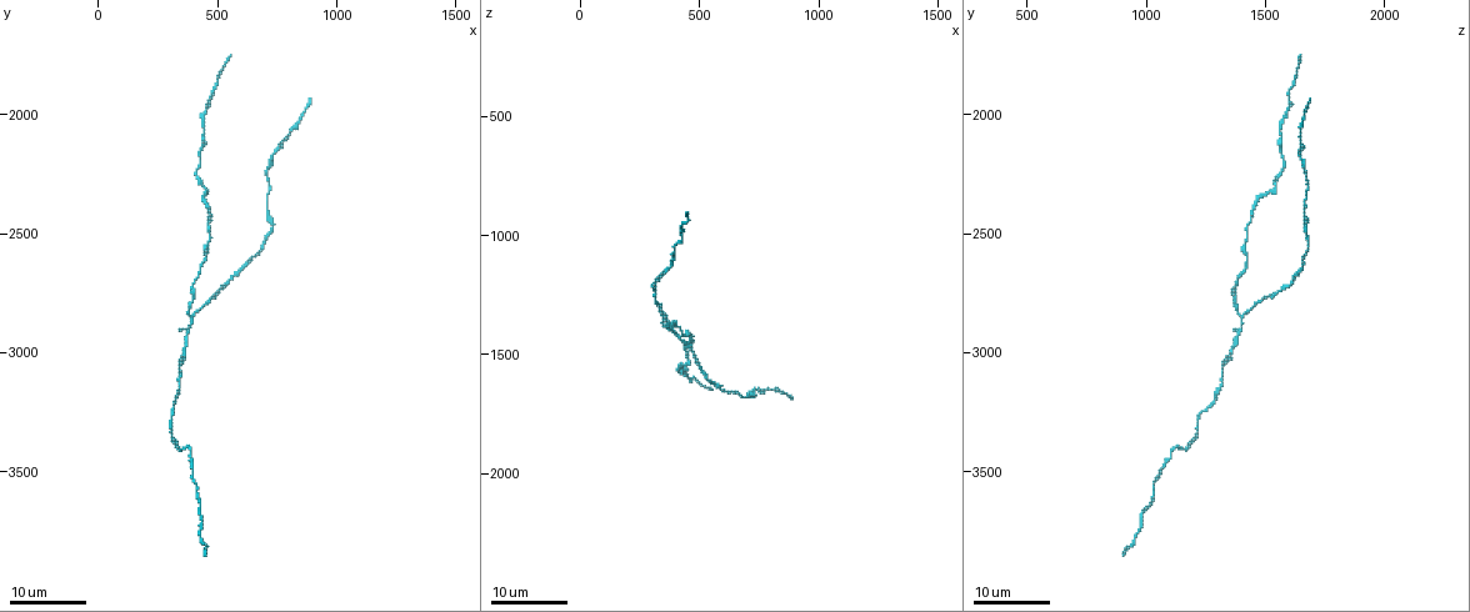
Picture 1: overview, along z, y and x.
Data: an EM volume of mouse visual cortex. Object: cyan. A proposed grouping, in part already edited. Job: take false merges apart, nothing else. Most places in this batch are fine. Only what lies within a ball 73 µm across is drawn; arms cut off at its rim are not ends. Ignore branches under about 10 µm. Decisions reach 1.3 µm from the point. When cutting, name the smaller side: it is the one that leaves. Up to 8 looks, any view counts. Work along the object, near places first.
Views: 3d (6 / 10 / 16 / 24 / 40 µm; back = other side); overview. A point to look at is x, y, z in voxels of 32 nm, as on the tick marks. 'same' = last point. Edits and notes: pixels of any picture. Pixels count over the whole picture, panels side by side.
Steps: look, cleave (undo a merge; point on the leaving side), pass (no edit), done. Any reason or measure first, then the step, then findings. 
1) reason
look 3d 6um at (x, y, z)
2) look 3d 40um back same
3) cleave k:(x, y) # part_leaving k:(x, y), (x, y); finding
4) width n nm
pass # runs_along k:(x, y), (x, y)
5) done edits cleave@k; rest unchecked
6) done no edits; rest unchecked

look 3d 24um at (430, 2180, 1560)

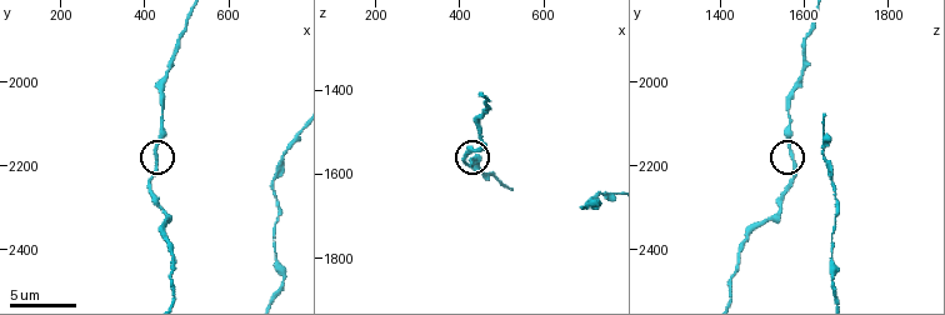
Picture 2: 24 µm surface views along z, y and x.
look 3d 10um at (435, 2165, 1570)

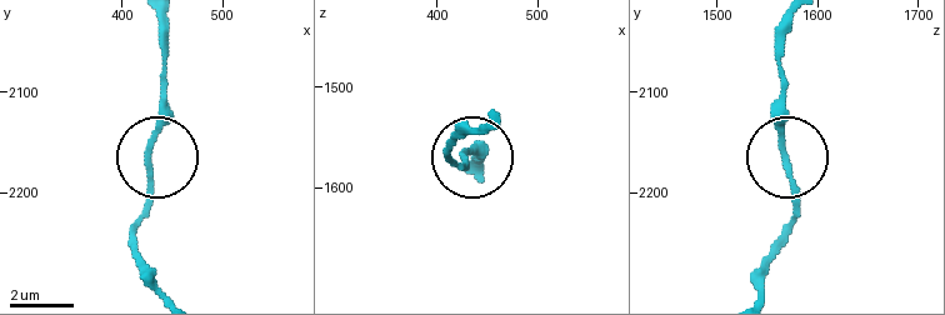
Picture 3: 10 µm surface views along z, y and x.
width 180 nm
pass # one cell here

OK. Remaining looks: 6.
arms part here
look 3d 16um at (370, 2840, 1380)

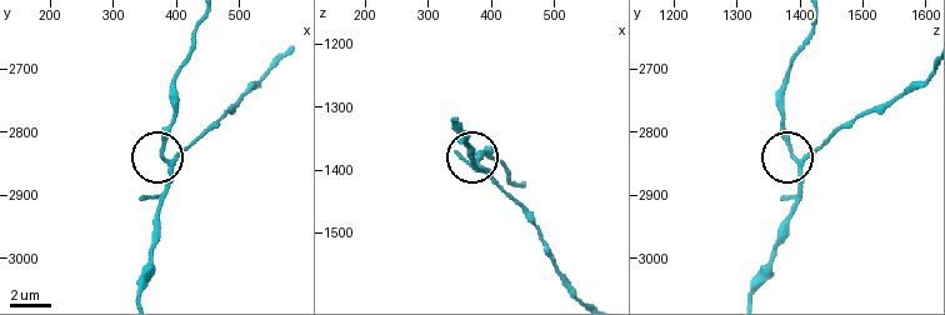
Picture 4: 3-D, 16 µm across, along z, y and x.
look 3d 6um at (380, 2840, 1385)

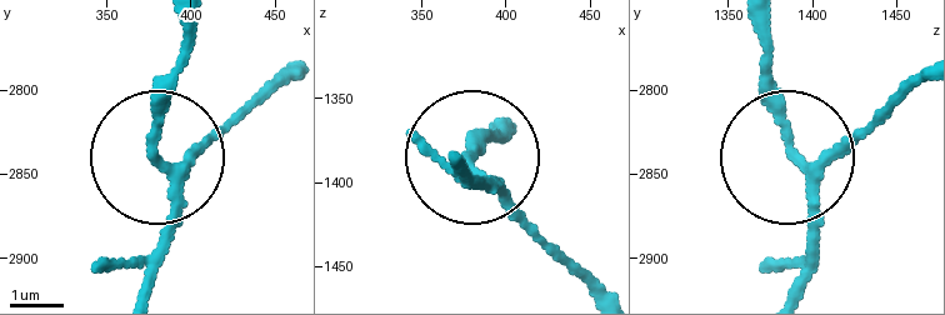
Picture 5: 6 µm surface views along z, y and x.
side_arm 43 um; arms 3
pass # continuous, no second cell

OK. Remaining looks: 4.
sudden change in width
look 3d 16um at (350, 3410, 1170)

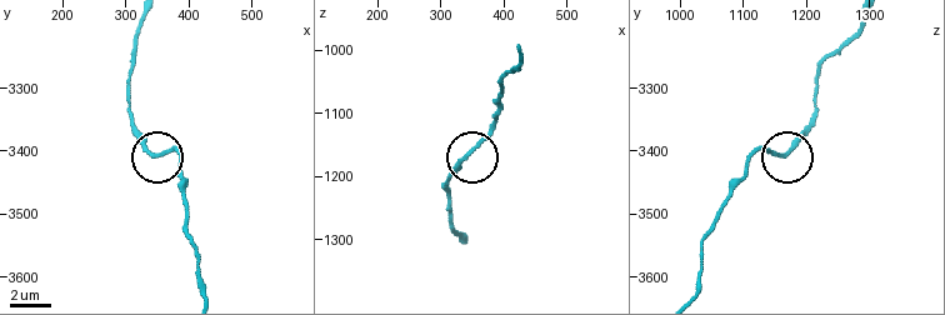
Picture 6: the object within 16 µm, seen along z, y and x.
look 3d 10um at (350, 3410, 1160)

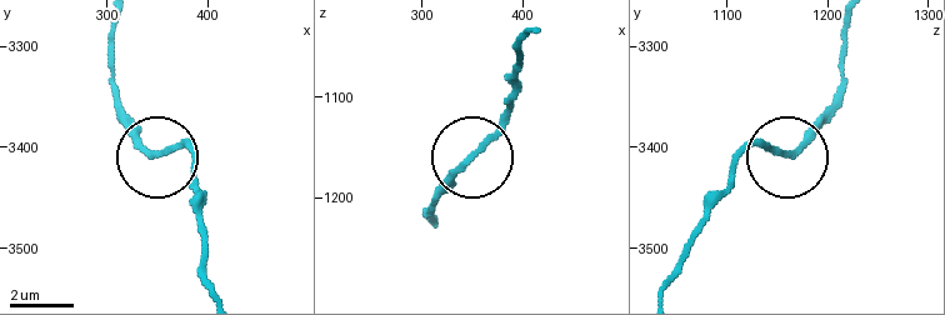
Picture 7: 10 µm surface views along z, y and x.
width 190 nm
pass # all the same cell

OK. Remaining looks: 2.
calibre changes
look 3d 24um at (440, 2610, 1430)

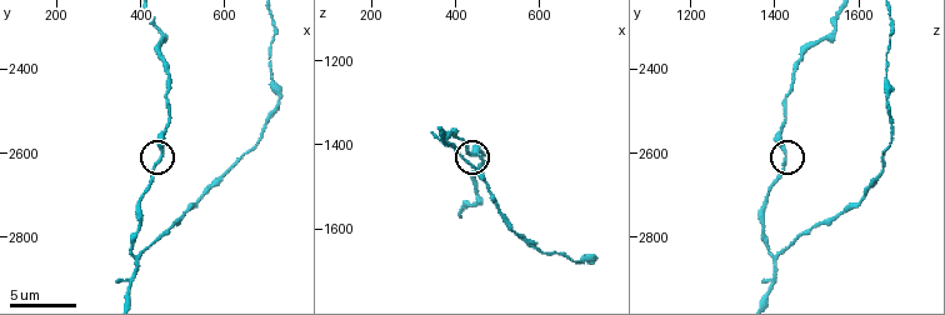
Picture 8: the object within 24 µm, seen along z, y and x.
zoom in
look 3d 6um at (440, 2615, 1420)

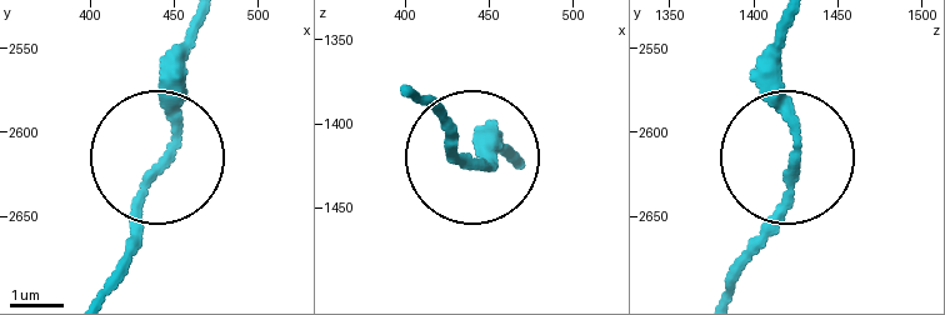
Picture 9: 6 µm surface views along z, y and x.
pass # runs_along 9:(726, 290), (776, 209), (794, 141), (780, 25); continuous, no second cell

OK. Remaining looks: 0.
done no edits; rest unchecked

